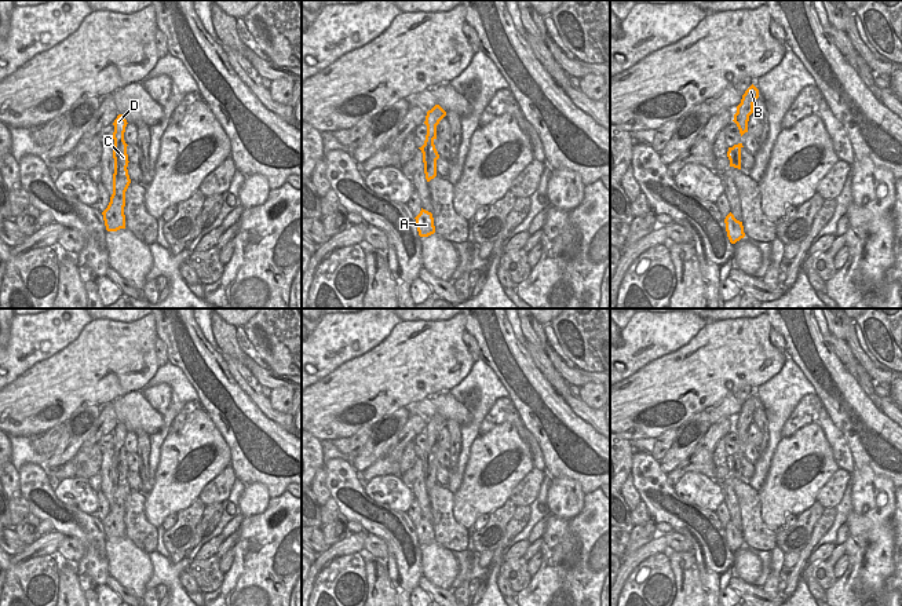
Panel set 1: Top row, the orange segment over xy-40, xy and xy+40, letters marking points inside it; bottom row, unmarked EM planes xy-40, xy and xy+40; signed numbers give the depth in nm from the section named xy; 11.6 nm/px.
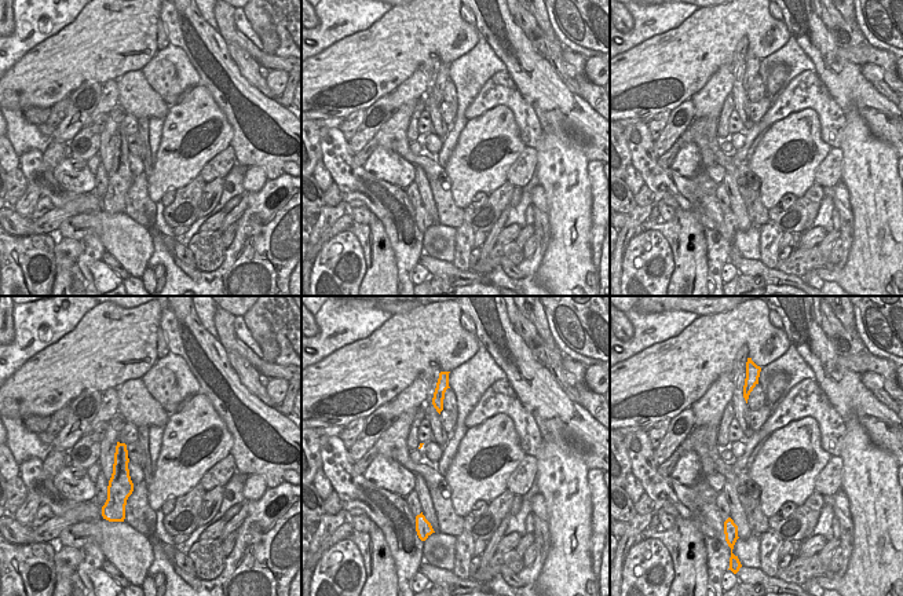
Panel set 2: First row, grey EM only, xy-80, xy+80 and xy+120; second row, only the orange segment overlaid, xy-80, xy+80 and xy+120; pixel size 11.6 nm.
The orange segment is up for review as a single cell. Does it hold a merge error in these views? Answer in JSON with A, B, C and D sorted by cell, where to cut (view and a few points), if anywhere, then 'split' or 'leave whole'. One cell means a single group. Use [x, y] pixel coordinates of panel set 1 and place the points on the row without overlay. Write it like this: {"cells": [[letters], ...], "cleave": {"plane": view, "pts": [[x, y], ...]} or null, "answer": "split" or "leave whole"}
{"cells": [["A", "B", "C", "D"]], "cleave": null, "answer": "leave whole"}

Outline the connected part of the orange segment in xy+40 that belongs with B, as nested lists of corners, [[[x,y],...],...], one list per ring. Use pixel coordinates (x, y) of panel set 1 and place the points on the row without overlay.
[[[752,393],[742,404],[741,412],[737,415],[734,431],[737,432],[741,445],[748,441],[749,424],[753,421],[753,412],[759,406],[759,398]]]

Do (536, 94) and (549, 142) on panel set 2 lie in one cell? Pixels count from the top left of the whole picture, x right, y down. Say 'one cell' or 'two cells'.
two cells

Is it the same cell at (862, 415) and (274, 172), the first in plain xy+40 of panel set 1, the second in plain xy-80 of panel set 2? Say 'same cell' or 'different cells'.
same cell

